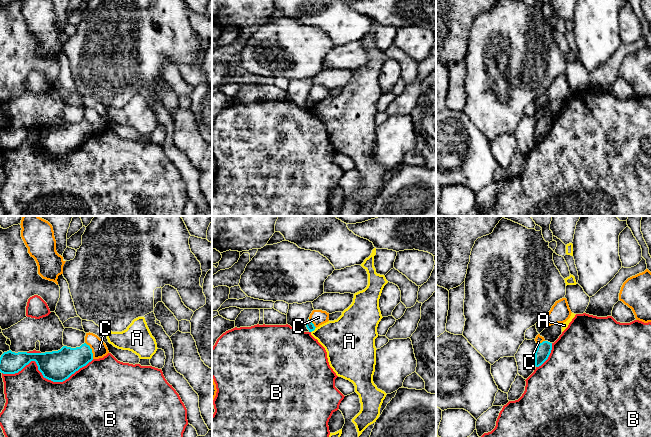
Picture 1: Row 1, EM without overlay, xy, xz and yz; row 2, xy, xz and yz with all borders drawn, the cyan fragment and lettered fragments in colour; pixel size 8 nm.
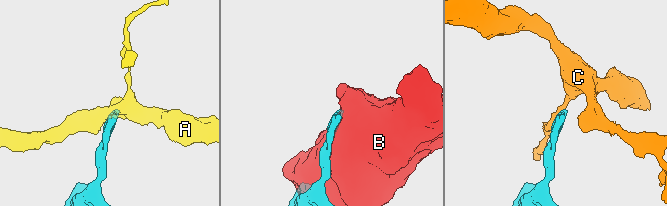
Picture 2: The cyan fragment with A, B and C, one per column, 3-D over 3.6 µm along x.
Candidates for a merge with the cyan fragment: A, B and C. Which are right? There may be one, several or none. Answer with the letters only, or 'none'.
none

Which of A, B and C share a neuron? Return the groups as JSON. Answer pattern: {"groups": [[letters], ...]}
{"groups": [["A"], ["B"], ["C"]]}

